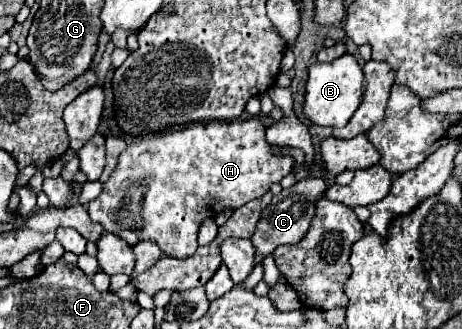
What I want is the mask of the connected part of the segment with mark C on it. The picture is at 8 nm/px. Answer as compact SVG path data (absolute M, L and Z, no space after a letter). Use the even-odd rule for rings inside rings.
M306 177L300 179L296 185L282 189L278 195L272 197L272 203L268 207L264 207L262 217L256 225L256 231L252 235L252 245L256 249L256 255L268 257L278 245L294 245L302 239L302 235L308 231L310 227L310 219L314 217L314 203L320 195L324 195L326 191L326 183L320 177Z

